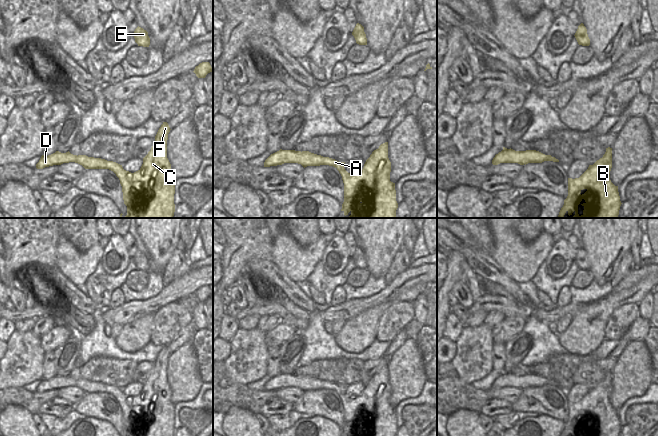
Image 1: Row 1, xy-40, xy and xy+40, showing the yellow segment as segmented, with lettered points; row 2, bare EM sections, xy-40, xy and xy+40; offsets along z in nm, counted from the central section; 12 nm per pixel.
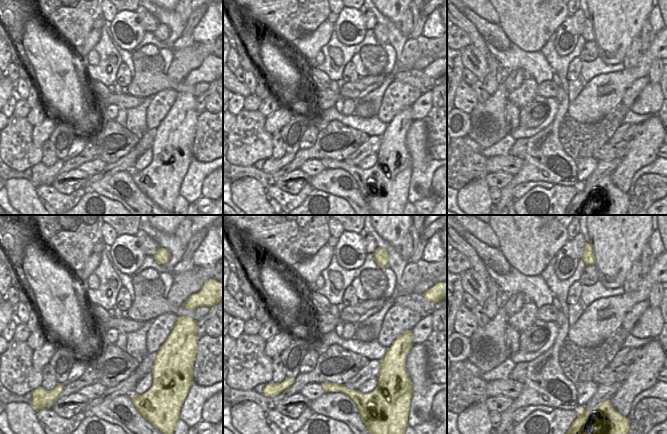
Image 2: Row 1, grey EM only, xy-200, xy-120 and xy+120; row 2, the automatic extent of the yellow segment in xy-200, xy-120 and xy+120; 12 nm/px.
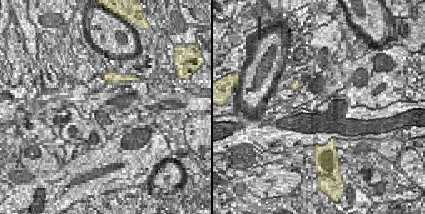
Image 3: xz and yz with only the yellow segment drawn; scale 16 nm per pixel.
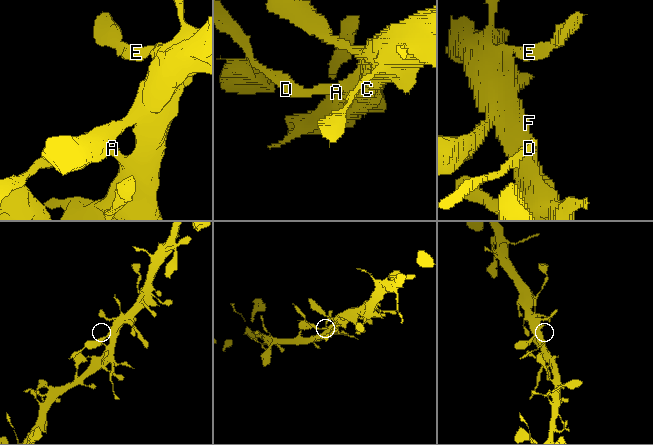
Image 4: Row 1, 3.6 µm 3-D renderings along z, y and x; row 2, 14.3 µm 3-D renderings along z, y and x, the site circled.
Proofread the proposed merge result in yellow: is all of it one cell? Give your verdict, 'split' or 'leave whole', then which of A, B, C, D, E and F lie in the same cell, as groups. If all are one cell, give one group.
split | A B C E F / D

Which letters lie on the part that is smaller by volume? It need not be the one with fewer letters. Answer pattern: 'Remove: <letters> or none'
Remove: D.

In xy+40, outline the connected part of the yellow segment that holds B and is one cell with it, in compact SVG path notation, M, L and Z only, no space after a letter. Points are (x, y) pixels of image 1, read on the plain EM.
M606 372L602 382L597 384L579 402L568 402L568 420L564 424L564 429L560 436L578 436L578 429L584 431L583 436L619 436L621 425L618 410L610 404L612 392L612 372Z

